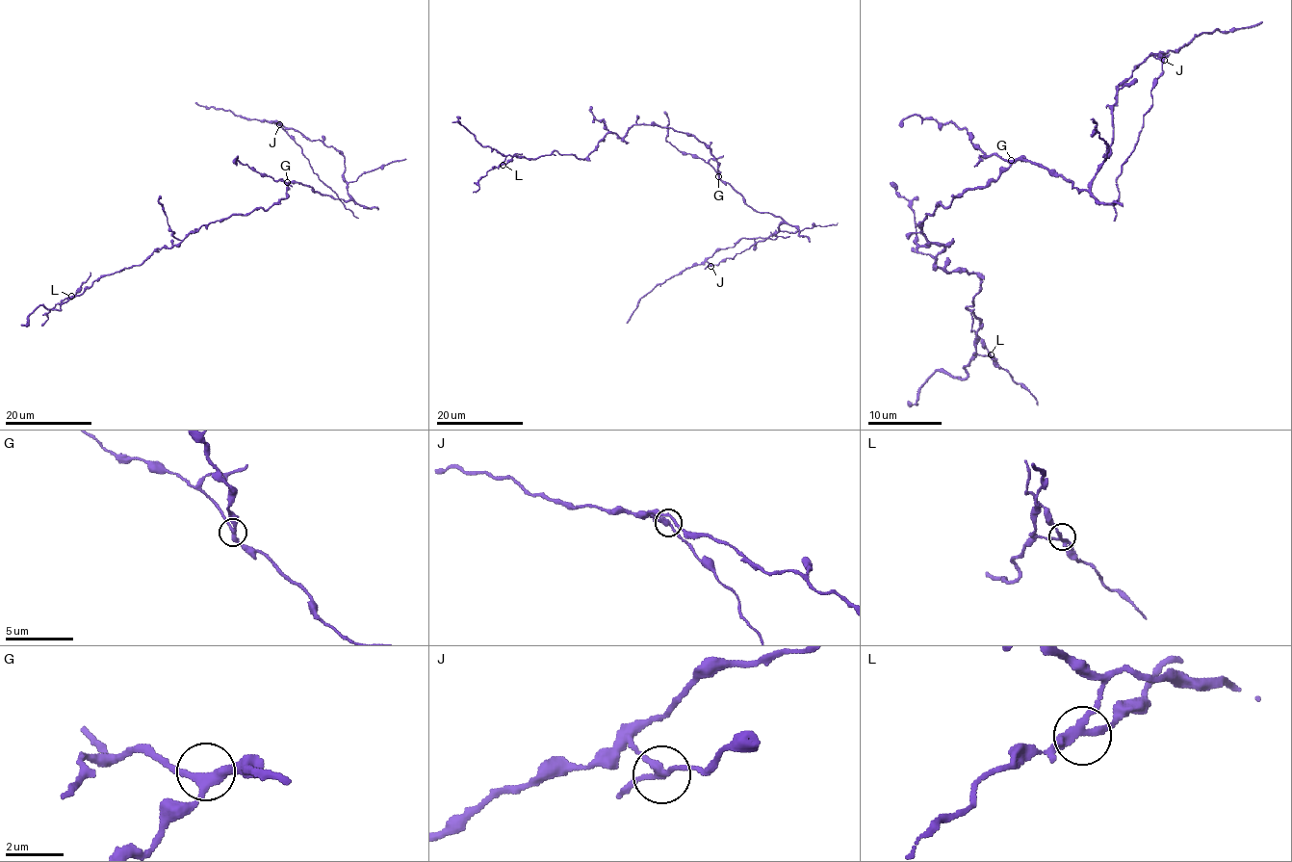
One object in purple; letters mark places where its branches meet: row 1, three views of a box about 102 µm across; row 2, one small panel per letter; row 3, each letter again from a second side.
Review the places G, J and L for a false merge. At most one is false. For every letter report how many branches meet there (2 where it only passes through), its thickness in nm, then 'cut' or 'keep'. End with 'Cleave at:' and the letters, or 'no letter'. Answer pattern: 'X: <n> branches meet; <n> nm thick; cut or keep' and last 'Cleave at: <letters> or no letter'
G: 3 branches meet; 260 nm thick; keep
J: 3 branches meet; 190 nm thick; cut
L: 3 branches meet; 200 nm thick; keep
Cleave at: J

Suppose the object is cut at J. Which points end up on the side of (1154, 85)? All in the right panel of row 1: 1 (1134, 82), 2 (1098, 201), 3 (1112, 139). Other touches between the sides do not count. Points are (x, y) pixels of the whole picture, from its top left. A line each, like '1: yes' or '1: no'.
1: no
2: no
3: no

